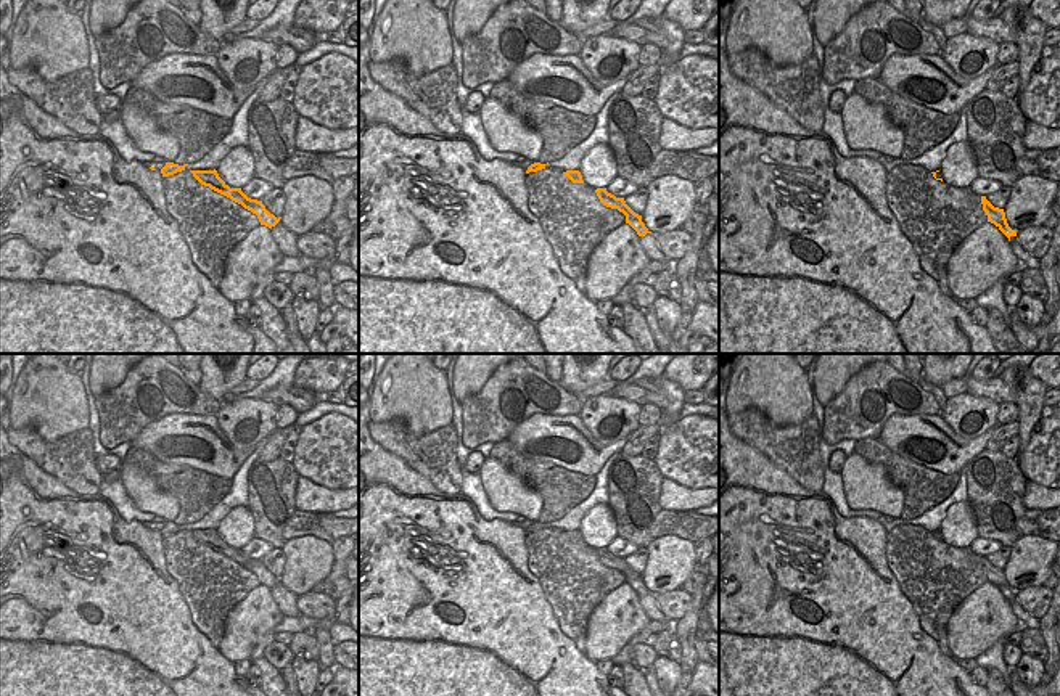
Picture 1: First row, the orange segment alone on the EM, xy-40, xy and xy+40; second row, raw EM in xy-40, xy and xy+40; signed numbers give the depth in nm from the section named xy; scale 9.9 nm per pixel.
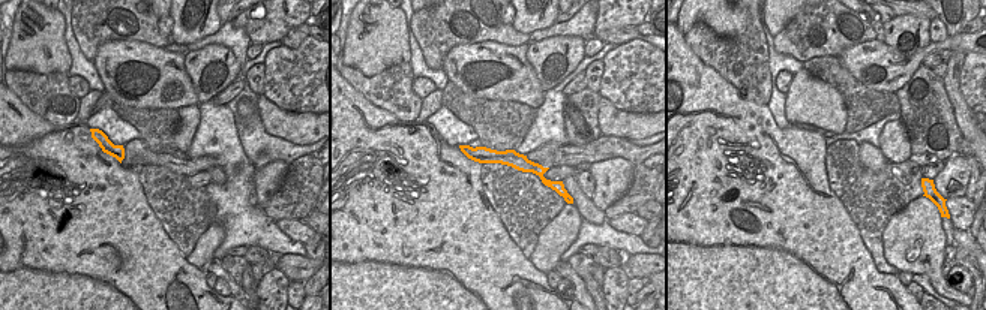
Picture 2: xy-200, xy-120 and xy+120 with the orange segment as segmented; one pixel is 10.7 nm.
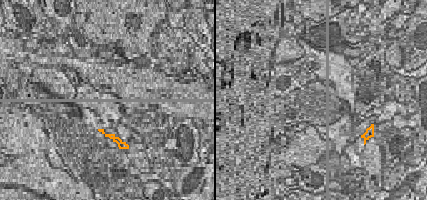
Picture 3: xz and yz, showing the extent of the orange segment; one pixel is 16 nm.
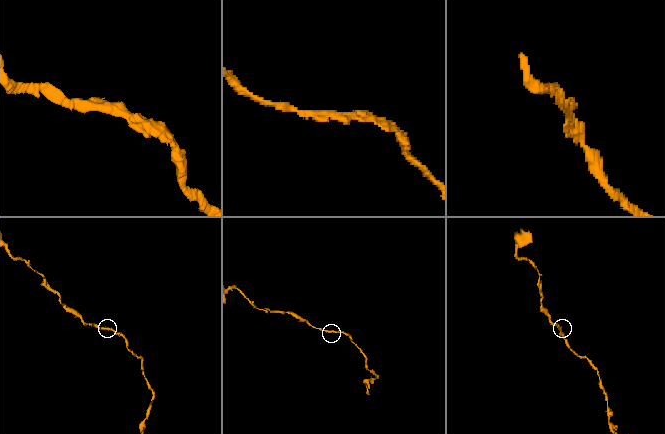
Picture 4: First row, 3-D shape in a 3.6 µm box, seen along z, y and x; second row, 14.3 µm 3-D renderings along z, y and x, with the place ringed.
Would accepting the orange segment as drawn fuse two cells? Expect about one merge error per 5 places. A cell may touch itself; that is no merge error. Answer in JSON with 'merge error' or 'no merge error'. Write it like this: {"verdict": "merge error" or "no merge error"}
{"verdict": "no merge error"}

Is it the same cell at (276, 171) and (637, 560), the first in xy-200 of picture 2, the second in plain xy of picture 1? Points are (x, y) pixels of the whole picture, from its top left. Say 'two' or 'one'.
two

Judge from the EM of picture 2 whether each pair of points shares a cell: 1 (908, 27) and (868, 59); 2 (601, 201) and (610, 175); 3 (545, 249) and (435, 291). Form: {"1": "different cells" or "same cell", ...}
{"1": "different cells", "2": "same cell", "3": "different cells"}

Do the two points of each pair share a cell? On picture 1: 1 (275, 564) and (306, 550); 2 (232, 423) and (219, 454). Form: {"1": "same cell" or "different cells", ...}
{"1": "different cells", "2": "different cells"}

